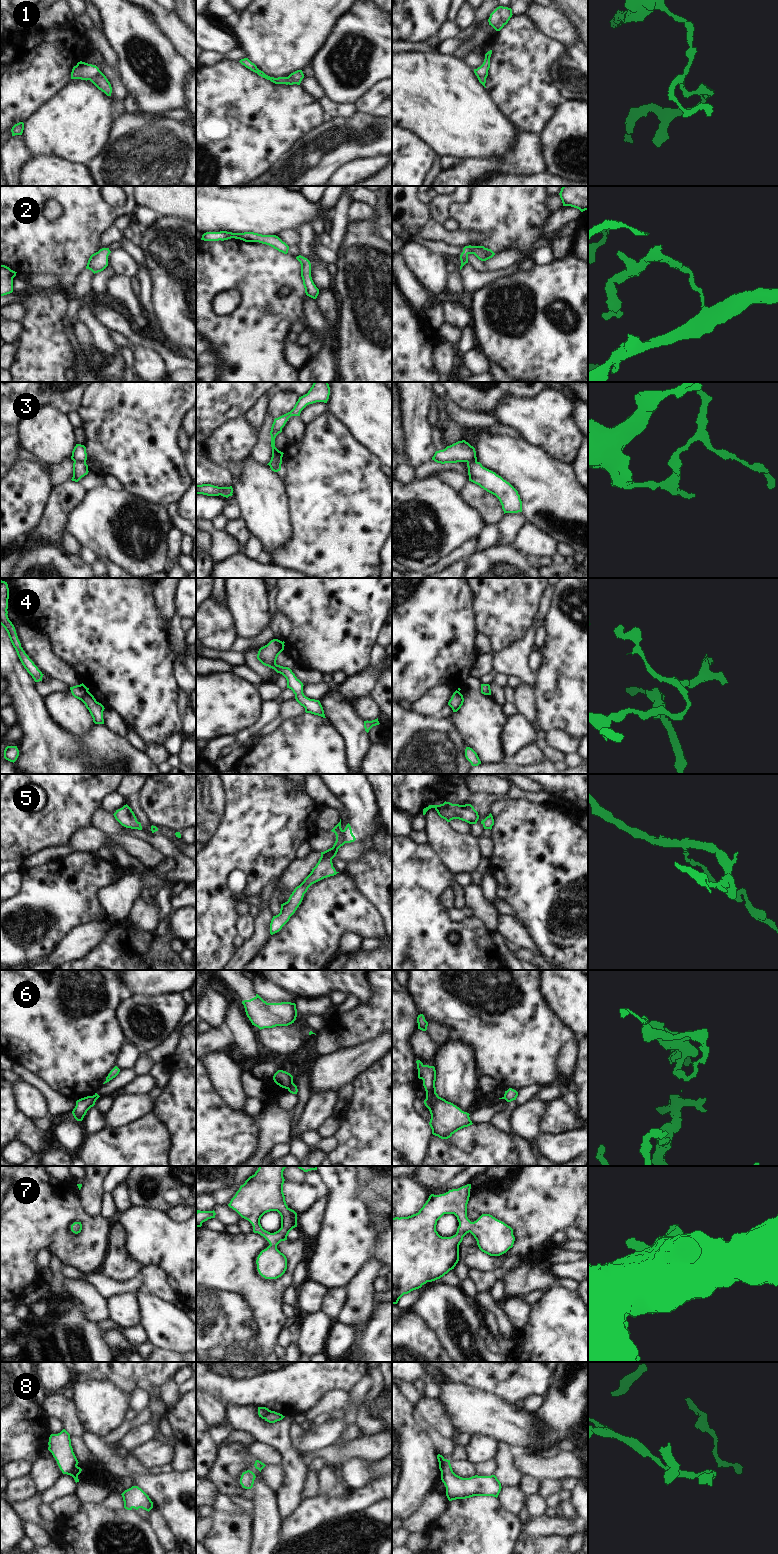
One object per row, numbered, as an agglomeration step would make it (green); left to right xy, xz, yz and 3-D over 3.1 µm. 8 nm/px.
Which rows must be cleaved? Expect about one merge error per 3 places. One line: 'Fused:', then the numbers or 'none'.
Fused: 1, 3, 4, 6, 8

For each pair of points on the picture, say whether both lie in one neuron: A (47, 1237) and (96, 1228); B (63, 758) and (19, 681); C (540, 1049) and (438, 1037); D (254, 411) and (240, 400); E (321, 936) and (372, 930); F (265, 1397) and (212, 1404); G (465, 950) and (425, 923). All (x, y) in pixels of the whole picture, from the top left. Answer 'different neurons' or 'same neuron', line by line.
A: same neuron
B: same neuron
C: different neurons
D: different neurons
E: same neuron
F: different neurons
G: same neuron

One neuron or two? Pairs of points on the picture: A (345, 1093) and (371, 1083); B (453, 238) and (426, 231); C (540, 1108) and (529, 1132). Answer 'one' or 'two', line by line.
A: two
B: one
C: one

